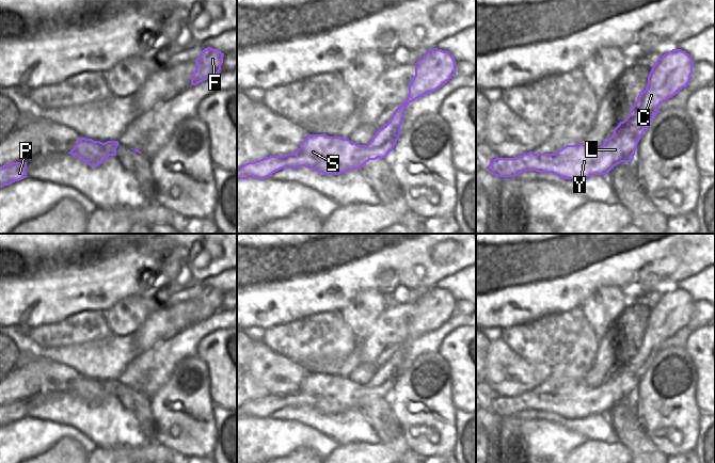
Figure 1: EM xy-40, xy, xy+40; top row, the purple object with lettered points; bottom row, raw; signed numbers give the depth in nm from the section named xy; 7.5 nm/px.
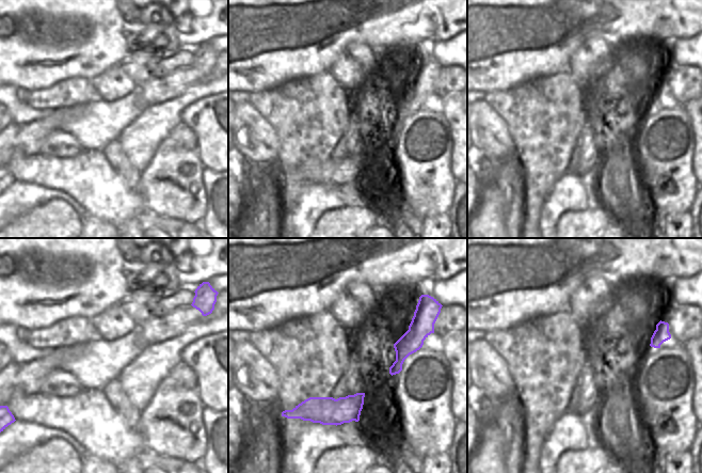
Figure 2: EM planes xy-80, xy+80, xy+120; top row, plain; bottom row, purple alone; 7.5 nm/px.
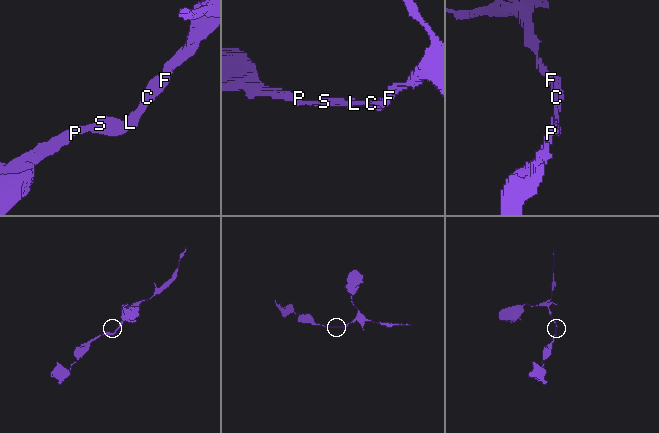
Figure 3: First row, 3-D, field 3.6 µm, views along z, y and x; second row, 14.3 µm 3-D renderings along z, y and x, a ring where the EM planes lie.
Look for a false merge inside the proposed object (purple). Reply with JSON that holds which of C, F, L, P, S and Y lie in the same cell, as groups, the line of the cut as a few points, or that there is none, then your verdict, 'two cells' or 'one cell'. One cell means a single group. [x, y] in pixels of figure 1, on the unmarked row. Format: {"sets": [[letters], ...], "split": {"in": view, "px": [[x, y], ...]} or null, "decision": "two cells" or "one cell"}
{"sets": [["C", "F", "L", "P", "S", "Y"]], "split": null, "decision": "one cell"}

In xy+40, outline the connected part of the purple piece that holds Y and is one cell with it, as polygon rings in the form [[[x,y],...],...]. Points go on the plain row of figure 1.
[[[672,288],[658,297],[648,315],[646,329],[644,331],[639,331],[637,340],[633,346],[631,346],[629,355],[623,361],[619,362],[619,364],[614,368],[614,372],[600,386],[591,388],[584,382],[576,382],[574,384],[566,384],[555,393],[534,393],[533,390],[529,390],[514,397],[497,396],[490,401],[487,408],[490,412],[497,416],[515,416],[517,414],[527,410],[536,410],[538,412],[553,412],[563,418],[585,418],[593,414],[606,414],[621,401],[632,401],[641,374],[648,369],[654,355],[661,351],[658,349],[658,345],[678,333],[683,326],[687,325],[693,313],[694,302],[695,301],[690,294],[681,288]]]

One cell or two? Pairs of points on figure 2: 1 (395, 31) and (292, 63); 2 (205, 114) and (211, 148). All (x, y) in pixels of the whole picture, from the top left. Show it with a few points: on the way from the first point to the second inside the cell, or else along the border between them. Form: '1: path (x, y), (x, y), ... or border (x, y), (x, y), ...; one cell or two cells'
1: path (369, 31), (346, 33), (334, 45), (318, 52); one cell
2: path (211, 123), (211, 140); one cell

